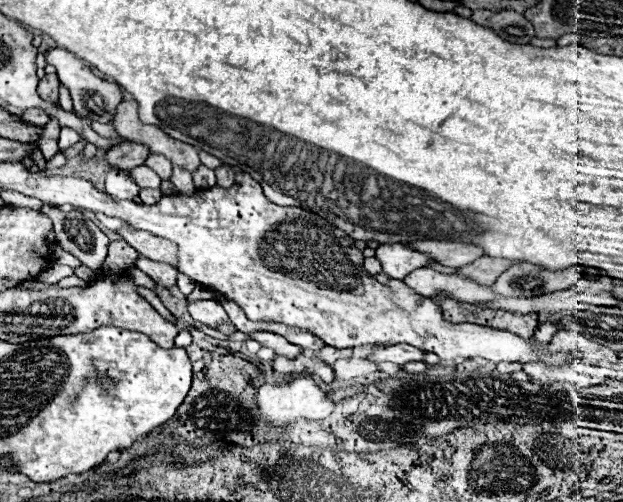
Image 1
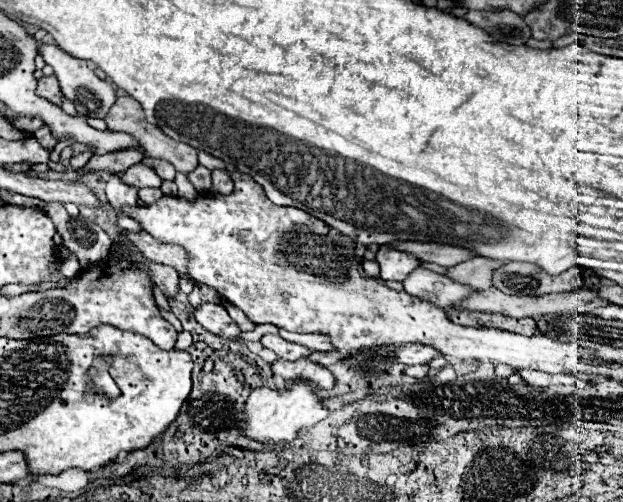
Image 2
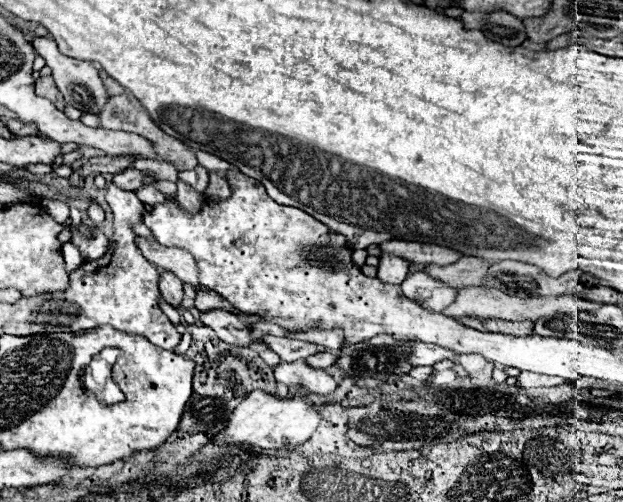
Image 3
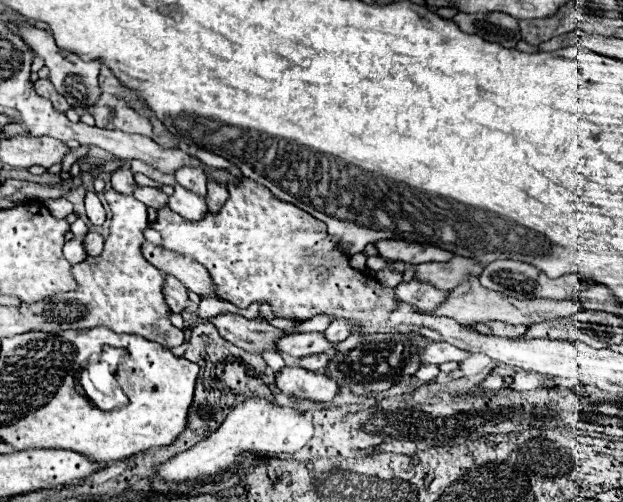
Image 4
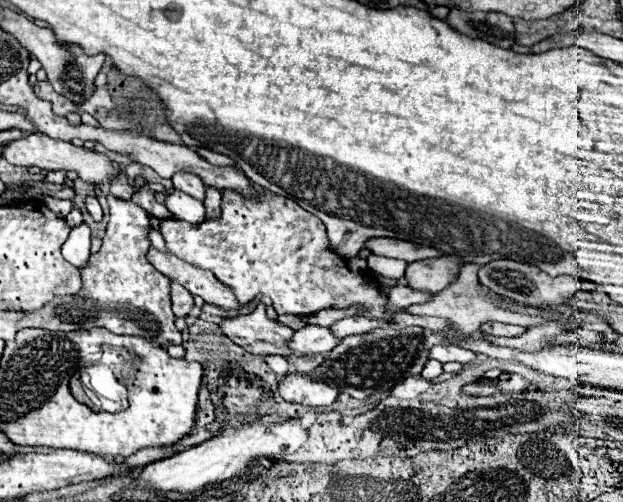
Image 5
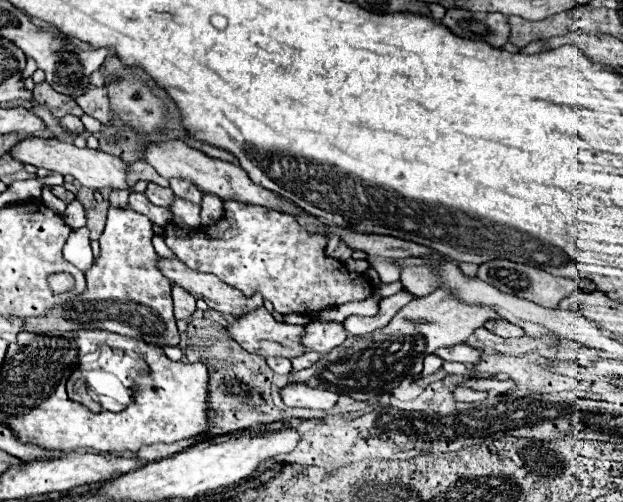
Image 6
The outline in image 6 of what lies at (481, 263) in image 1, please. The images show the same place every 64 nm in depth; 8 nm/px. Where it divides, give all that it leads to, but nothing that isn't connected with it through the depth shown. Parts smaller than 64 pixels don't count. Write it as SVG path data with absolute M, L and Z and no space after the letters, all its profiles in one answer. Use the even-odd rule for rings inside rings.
M402 258L402 260L396 260L396 264L400 264L400 282L404 290L408 290L410 294L422 296L438 288L436 276L432 274L424 258Z

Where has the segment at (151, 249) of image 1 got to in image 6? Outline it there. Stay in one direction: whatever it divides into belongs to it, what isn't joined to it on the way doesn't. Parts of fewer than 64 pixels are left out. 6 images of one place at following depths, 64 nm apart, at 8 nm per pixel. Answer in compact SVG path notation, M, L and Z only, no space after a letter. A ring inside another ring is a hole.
M160 258L160 270L166 278L170 278L176 286L182 286L198 300L204 300L212 310L218 310L222 314L232 316L246 316L256 308L264 306L262 296L242 296L236 288L230 288L228 284L222 284L216 276L196 272L182 264L180 260L166 260Z

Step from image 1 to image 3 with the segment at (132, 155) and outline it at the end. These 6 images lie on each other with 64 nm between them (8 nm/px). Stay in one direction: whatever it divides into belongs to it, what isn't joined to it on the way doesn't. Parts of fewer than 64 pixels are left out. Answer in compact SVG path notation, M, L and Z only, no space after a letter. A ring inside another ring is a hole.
M96 156L84 162L84 166L77 171L74 171L69 180L73 186L82 186L82 180L92 174L118 174L122 170L126 170L130 164L134 162L132 156Z

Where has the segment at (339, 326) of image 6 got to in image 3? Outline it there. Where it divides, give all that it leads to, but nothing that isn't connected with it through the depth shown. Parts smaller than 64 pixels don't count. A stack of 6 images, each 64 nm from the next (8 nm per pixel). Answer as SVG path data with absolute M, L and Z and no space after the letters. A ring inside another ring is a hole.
M264 336L264 342L270 350L274 350L284 362L296 362L304 360L306 356L312 356L314 352L324 352L322 346L304 342L304 340L292 340L292 338L276 338L276 336Z

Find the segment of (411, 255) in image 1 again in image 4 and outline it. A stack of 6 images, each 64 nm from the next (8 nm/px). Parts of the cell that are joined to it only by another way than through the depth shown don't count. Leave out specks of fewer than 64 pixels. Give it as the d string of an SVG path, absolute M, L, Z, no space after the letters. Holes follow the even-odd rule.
M388 268L382 270L382 272L378 272L376 278L378 278L378 282L382 282L382 284L386 284L386 286L392 286L392 288L402 282L402 276L396 274L396 272L392 272L392 270L388 270Z

